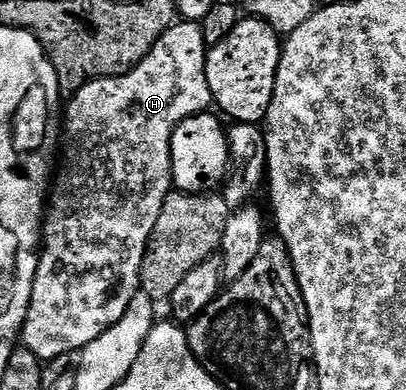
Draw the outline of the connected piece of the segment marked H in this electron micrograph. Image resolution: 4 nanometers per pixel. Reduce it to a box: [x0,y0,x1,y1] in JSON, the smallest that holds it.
[20,22,213,362]

